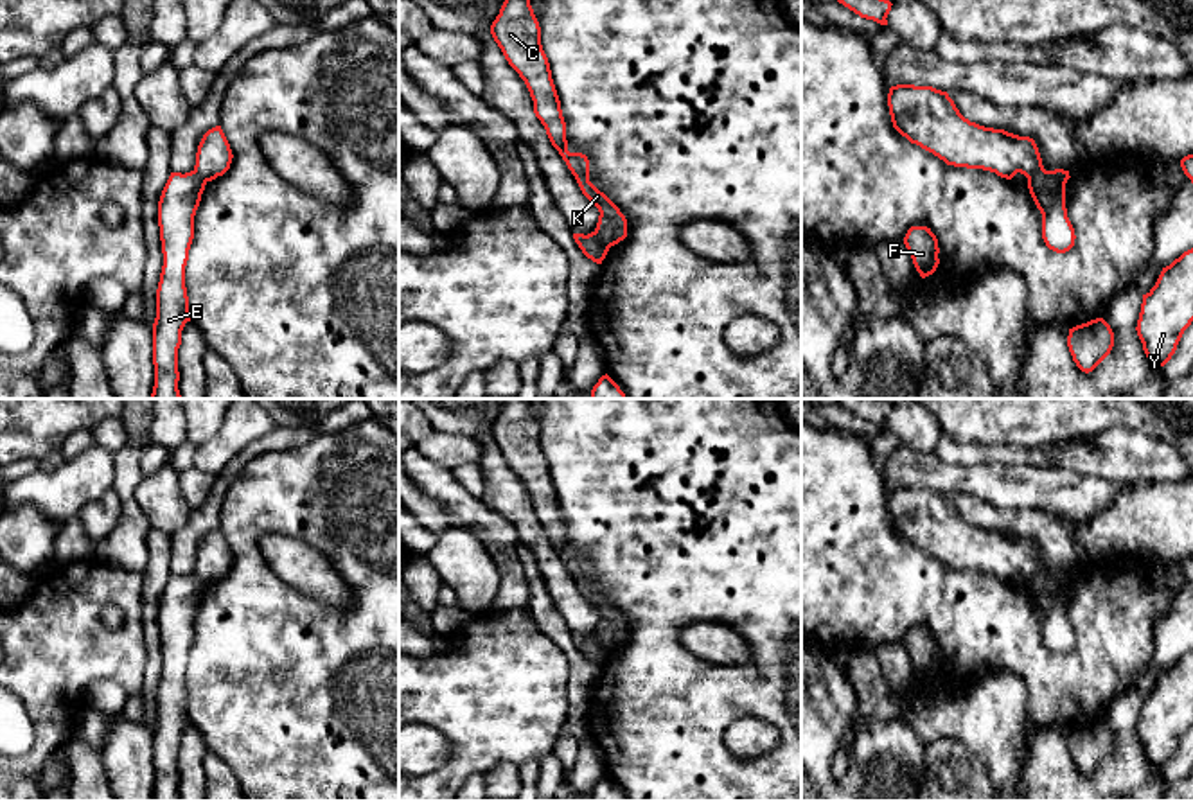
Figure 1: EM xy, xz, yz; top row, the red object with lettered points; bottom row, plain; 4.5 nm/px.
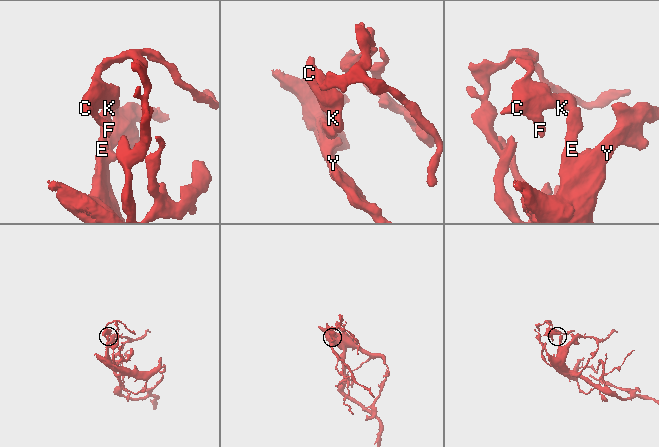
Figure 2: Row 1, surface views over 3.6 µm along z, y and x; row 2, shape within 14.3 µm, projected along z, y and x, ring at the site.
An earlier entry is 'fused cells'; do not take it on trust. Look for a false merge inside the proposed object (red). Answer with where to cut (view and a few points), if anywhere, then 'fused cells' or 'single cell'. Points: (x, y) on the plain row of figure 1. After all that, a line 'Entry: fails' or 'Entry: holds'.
cut in xz along (595, 631), (609, 649); fused cells
Entry: holds

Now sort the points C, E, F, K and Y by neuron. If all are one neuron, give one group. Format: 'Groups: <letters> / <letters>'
Groups: C F K / E Y

